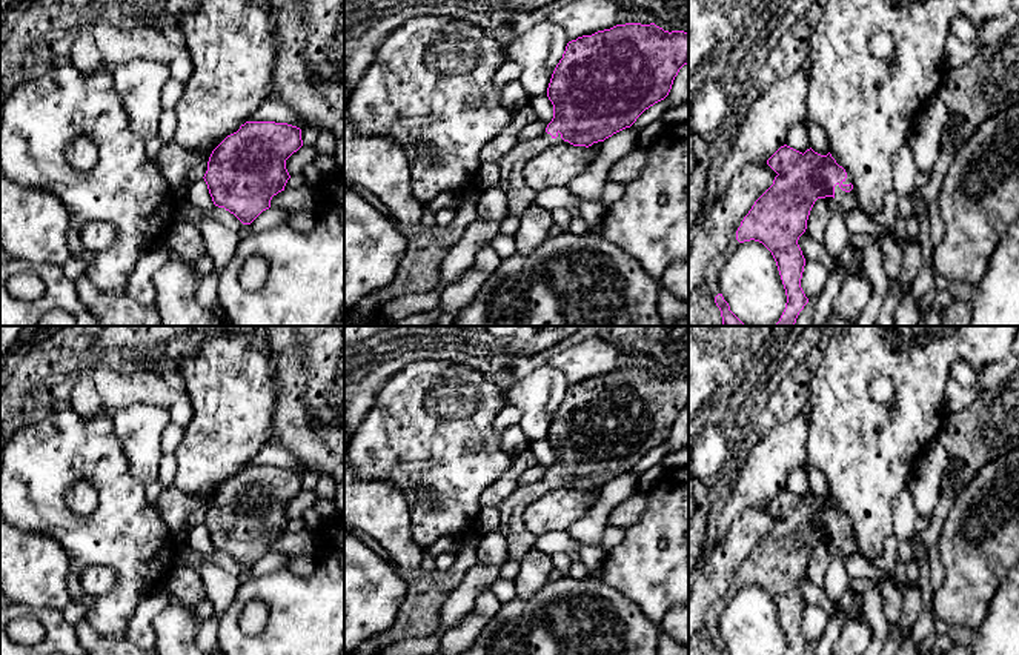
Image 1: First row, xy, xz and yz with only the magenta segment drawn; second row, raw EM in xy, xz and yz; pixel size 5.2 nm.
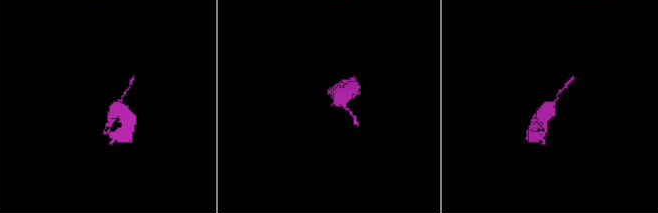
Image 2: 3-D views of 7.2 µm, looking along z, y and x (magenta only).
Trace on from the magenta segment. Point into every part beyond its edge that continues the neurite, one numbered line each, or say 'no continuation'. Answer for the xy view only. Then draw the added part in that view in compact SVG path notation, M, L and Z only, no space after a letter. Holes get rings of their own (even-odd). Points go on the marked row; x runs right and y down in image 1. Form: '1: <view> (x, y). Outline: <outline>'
no continuation

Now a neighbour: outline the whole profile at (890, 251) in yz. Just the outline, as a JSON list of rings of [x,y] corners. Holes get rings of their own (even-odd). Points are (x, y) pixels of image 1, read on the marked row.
[[[884,238],[878,241],[881,249],[881,264],[890,280],[898,280],[902,271],[902,251],[901,246],[895,238]]]

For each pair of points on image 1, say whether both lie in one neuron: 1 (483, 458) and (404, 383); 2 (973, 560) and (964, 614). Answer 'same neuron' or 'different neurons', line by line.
1: same neuron
2: same neuron

